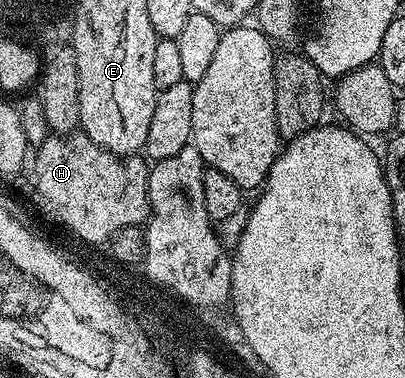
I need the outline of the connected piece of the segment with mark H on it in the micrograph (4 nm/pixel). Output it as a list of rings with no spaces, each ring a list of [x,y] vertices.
[[[85,133],[50,134],[36,148],[33,163],[47,199],[47,213],[87,239],[99,241],[121,225],[142,226],[152,212],[148,164],[137,155],[121,158],[99,147]]]

